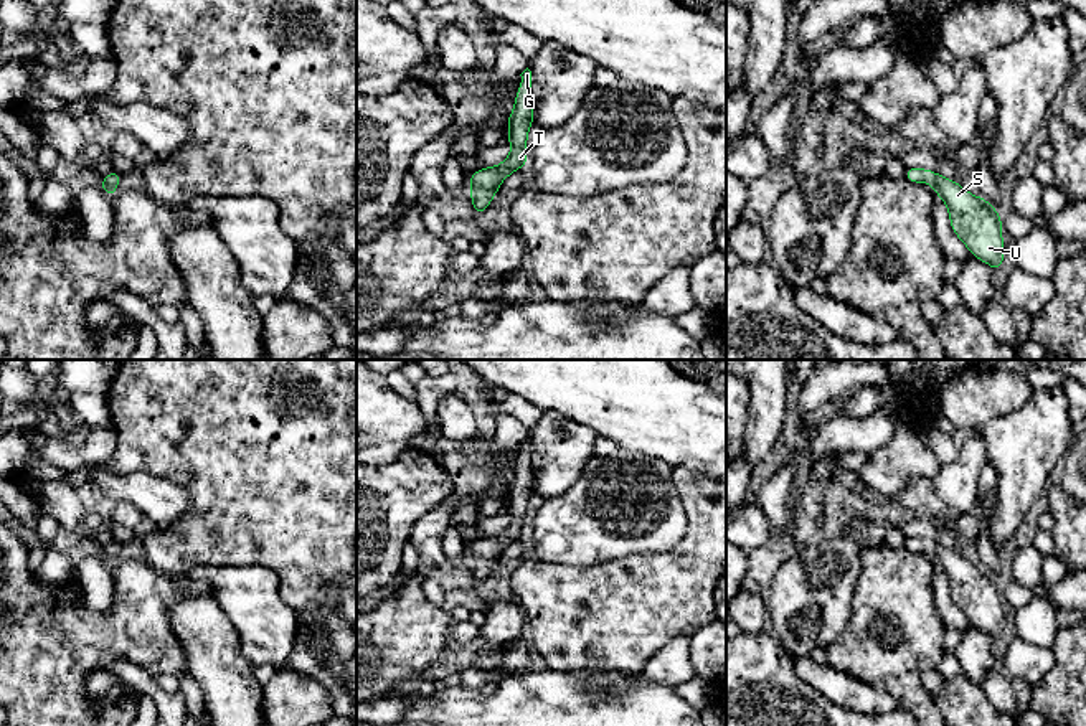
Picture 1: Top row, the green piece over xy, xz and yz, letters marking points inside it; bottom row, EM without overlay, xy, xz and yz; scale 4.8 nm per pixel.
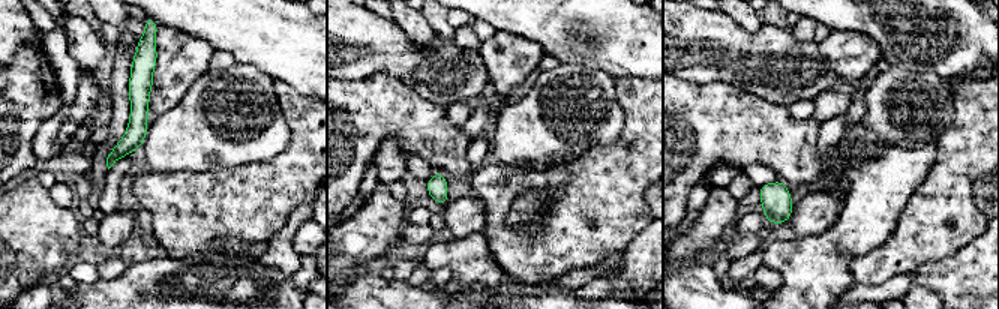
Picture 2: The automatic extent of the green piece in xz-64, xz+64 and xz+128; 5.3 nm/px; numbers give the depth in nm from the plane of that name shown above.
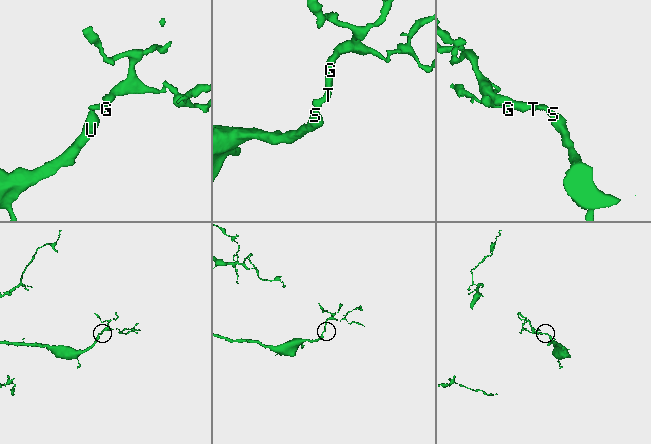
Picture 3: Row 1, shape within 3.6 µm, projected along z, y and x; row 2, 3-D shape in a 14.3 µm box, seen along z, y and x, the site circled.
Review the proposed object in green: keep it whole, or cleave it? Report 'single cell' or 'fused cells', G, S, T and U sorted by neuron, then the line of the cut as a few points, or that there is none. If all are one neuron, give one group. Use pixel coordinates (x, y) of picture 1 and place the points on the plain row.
single cell | G S T U | no cut

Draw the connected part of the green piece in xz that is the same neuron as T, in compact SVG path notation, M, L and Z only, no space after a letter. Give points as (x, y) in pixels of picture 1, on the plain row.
M526 437L522 444L520 457L515 465L515 477L507 487L508 513L512 523L497 536L485 536L469 546L470 569L474 574L474 586L484 582L492 568L497 564L502 551L513 541L526 535L528 498L533 495L535 474L531 467L531 441Z

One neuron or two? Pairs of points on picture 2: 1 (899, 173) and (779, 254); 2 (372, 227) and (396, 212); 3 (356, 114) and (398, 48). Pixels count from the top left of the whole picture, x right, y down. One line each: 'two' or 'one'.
1: one
2: one
3: two

